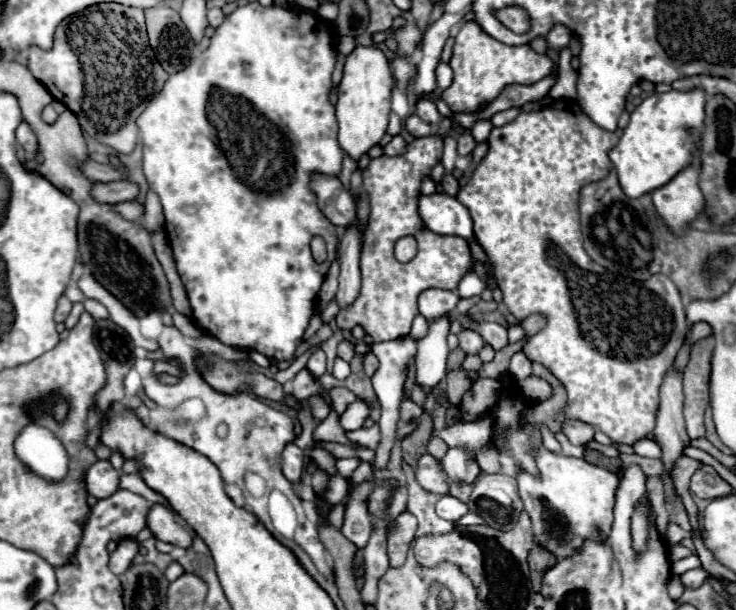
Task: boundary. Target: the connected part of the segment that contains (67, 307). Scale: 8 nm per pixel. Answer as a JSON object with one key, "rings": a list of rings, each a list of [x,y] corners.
{"rings":[[[63,295],[63,297],[59,299],[57,309],[55,309],[55,321],[57,321],[57,323],[65,321],[65,317],[69,315],[69,311],[71,311],[71,301],[69,301],[69,299]]]}

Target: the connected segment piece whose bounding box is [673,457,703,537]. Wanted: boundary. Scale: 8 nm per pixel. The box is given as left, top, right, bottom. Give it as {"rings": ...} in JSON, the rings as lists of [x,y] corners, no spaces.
{"rings":[[[681,457],[681,459],[675,463],[675,469],[673,469],[673,485],[675,485],[677,493],[679,493],[679,497],[689,516],[693,534],[696,537],[701,537],[701,530],[698,523],[698,507],[694,503],[689,490],[689,479],[693,477],[693,473],[695,473],[701,465],[703,465],[703,463],[697,461],[697,459]]]}

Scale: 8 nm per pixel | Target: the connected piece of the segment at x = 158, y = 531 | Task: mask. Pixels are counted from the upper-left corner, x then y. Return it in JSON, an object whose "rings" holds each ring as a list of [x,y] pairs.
{"rings":[[[155,505],[149,515],[147,515],[147,527],[153,531],[153,535],[165,543],[171,543],[171,545],[177,545],[177,547],[191,547],[193,545],[193,537],[195,533],[181,525],[179,517],[169,509],[169,507],[163,507],[163,505]]]}

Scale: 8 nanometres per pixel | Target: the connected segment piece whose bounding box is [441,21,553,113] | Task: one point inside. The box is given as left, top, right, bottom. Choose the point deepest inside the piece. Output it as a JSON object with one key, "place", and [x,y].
{"place":[482,66]}

